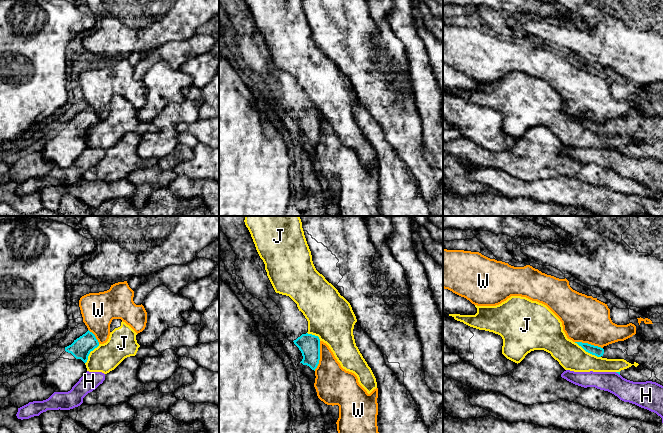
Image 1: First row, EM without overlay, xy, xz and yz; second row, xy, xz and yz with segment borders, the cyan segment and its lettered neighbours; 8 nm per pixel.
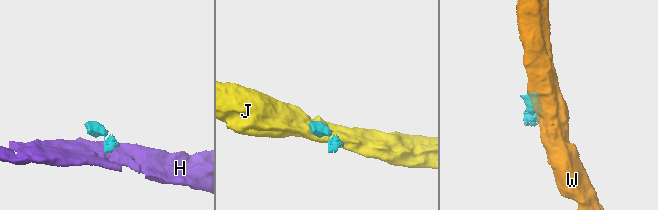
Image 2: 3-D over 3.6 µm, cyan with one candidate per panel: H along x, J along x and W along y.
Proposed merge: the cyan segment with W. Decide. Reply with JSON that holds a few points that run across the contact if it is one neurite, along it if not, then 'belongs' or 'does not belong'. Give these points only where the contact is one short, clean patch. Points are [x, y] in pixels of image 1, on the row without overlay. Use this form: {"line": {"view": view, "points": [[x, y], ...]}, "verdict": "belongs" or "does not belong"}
{"line": {"view": "xz", "points": [[320, 117], [320, 135], [314, 146]]}, "verdict": "does not belong"}

